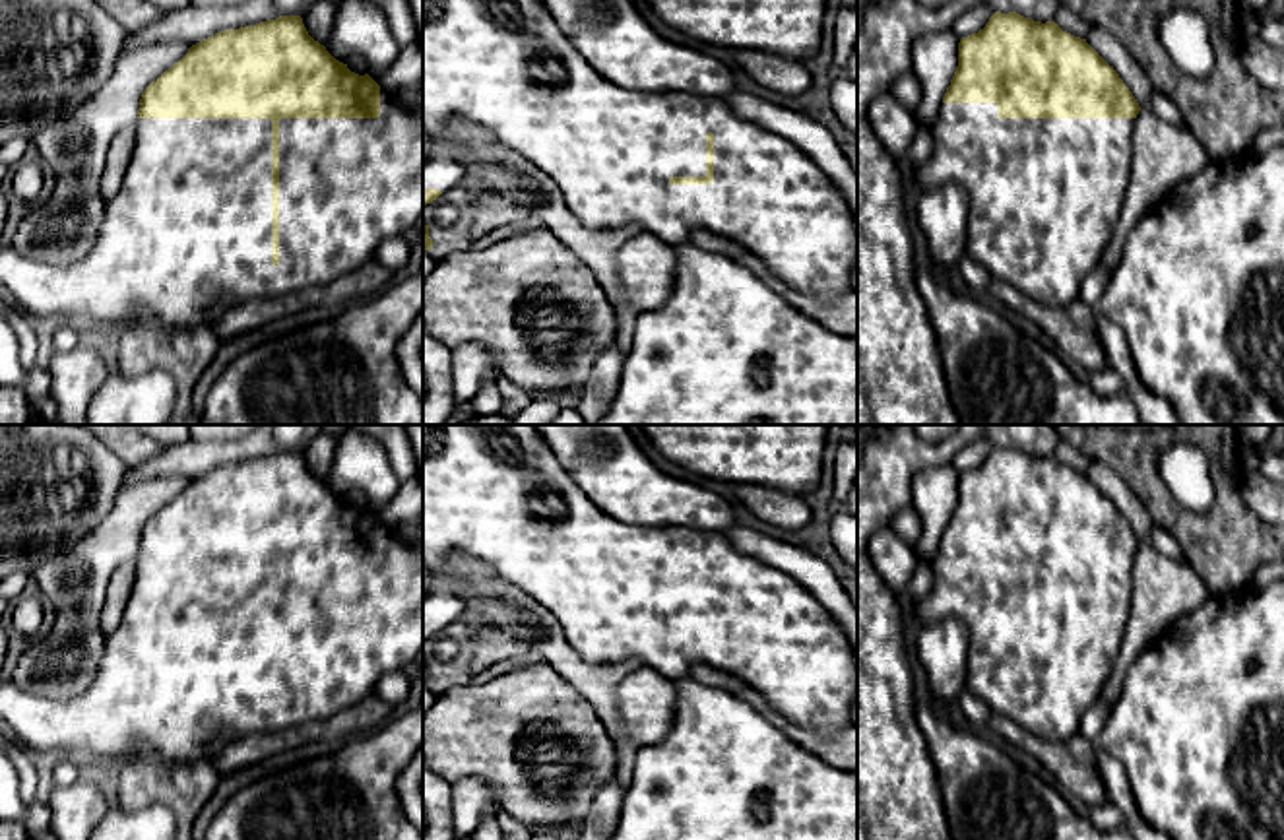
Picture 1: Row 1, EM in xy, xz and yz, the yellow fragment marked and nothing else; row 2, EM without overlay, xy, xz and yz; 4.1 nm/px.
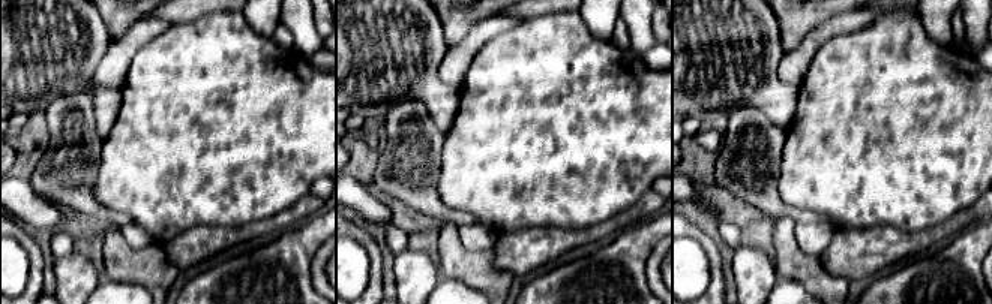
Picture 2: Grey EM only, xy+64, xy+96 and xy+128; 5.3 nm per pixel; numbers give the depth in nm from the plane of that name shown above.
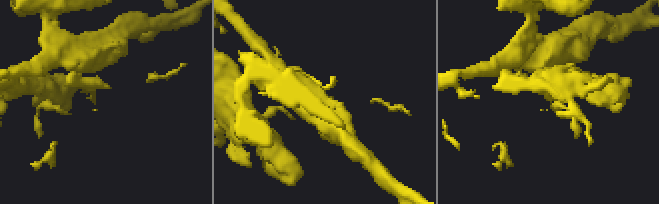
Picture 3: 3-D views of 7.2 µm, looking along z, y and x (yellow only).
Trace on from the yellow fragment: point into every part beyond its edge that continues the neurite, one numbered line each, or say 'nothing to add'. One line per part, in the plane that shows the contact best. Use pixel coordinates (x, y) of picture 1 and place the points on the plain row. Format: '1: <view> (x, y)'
1: xy (187, 672)

